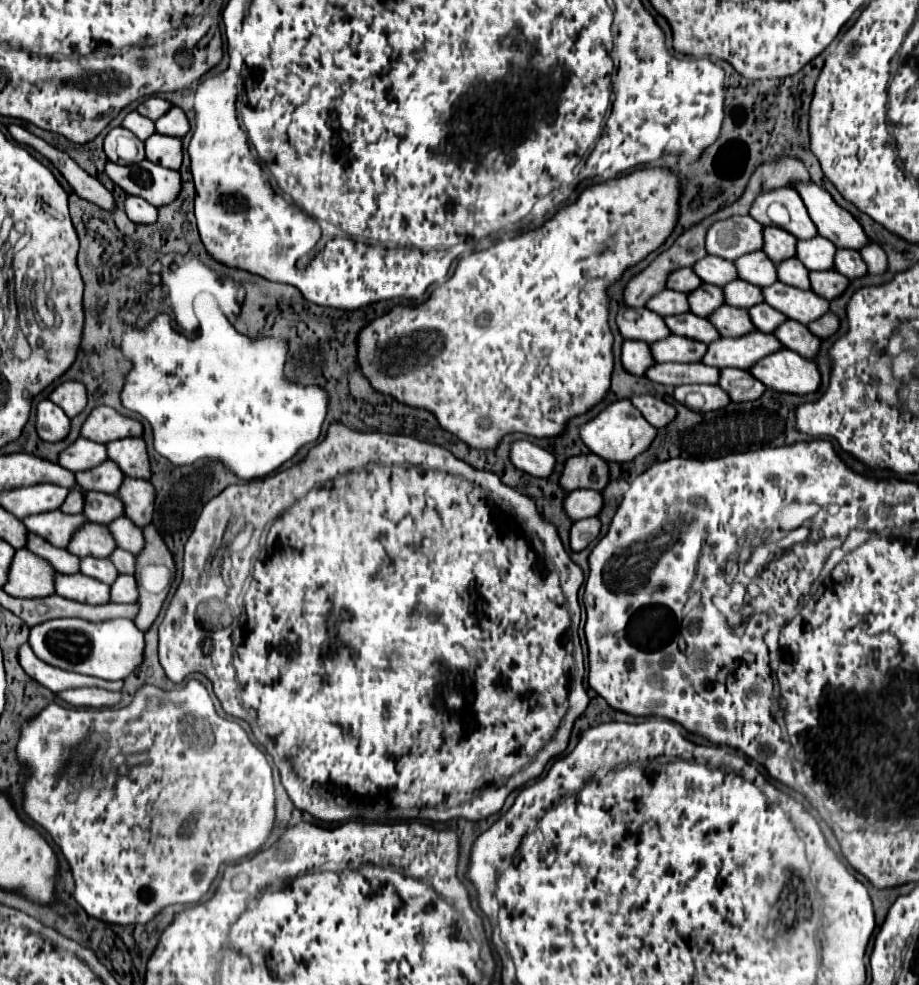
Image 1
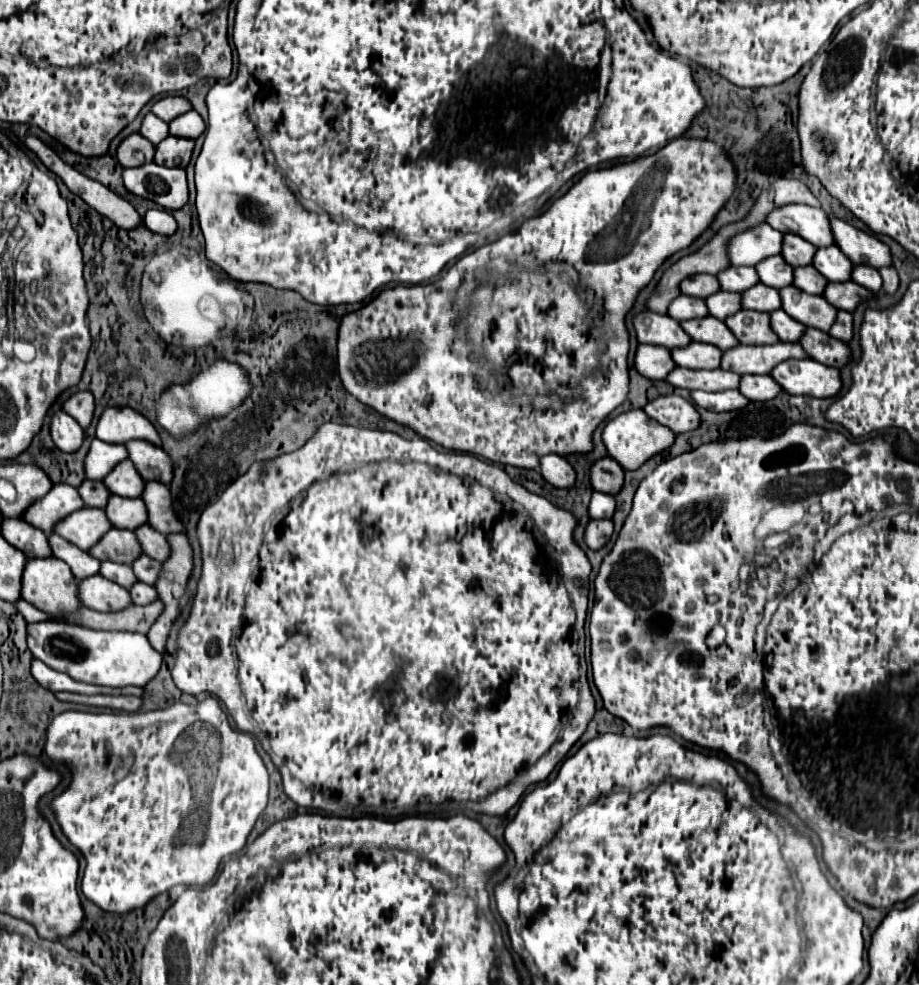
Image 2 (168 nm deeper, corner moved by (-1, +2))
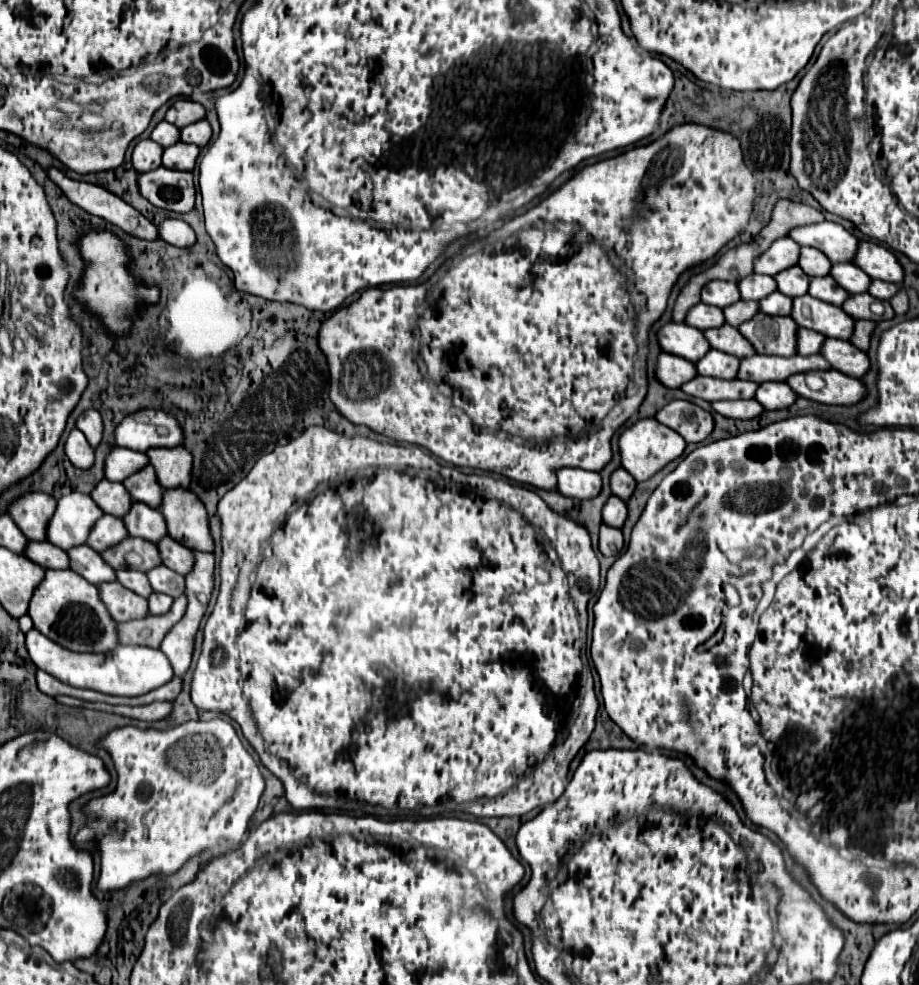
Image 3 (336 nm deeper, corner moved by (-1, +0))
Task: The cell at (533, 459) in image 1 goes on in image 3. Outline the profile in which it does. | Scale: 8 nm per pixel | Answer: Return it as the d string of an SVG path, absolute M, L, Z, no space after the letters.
M564 467L556 469L556 477L558 477L558 491L566 497L590 499L596 497L602 489L602 479L594 471Z

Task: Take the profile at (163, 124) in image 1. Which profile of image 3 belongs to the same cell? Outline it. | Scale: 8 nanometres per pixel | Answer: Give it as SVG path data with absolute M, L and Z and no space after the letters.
M206 119L196 121L196 123L190 123L188 127L182 127L180 129L180 141L194 143L198 147L204 147L210 137L212 137L212 129L210 129L210 125L208 125Z

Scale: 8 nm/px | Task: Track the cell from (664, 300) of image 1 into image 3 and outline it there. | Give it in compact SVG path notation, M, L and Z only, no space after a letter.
M698 303L698 305L694 305L694 307L688 309L684 323L688 323L690 327L696 327L700 331L710 329L710 327L720 327L724 323L722 309L720 307Z

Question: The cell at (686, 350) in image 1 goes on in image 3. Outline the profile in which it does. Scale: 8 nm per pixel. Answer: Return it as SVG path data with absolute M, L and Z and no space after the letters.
M710 349L698 363L696 371L700 375L710 375L710 377L720 377L720 379L734 379L738 371L738 357L726 355L722 351Z

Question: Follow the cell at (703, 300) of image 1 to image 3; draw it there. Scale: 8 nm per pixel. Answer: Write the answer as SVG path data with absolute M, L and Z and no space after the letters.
M740 299L738 303L732 303L730 307L724 307L722 311L724 311L726 323L732 325L732 327L738 327L740 323L744 323L744 319L752 319L758 313L758 303Z

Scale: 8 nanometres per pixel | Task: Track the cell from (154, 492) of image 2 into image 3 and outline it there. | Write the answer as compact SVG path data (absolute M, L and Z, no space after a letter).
M164 489L160 511L172 539L198 551L214 549L206 509L194 493L188 489Z

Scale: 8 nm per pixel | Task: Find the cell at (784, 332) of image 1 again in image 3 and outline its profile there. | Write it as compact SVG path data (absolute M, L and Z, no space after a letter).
M826 339L820 353L832 365L832 369L838 369L840 373L850 375L850 377L860 379L870 367L870 361L868 361L866 353L856 349L850 341Z

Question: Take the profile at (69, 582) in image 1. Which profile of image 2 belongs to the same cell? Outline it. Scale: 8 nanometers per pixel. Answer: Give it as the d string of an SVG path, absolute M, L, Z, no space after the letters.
M92 575L80 581L80 601L84 607L104 613L126 609L132 605L130 591L102 575Z

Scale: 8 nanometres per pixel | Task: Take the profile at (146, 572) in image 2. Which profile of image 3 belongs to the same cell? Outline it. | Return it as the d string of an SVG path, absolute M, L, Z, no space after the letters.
M158 565L158 567L150 569L146 575L148 575L148 581L150 581L154 591L166 593L170 597L180 597L182 595L184 577L178 575L176 571L172 571L172 569L164 567L164 565Z

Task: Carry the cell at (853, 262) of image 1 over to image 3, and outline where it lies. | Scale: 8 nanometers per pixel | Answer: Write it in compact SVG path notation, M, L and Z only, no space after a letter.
M874 279L868 287L868 293L874 295L876 299L890 299L890 295L894 295L894 291L898 291L898 285L888 283L888 281L880 281L880 279Z

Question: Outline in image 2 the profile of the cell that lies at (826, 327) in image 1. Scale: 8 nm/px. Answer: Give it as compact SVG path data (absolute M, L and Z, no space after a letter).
M838 311L838 319L836 319L836 323L832 325L830 335L836 337L836 339L840 339L840 341L844 341L844 343L848 343L848 341L852 339L852 335L854 335L852 321L854 321L854 319L852 319L852 313L848 313L848 311Z

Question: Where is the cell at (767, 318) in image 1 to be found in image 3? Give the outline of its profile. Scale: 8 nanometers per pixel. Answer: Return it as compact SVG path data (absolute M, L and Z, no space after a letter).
M798 327L796 331L796 351L798 355L814 355L818 353L818 347L822 345L824 337L818 335L816 331L806 331L802 327Z

